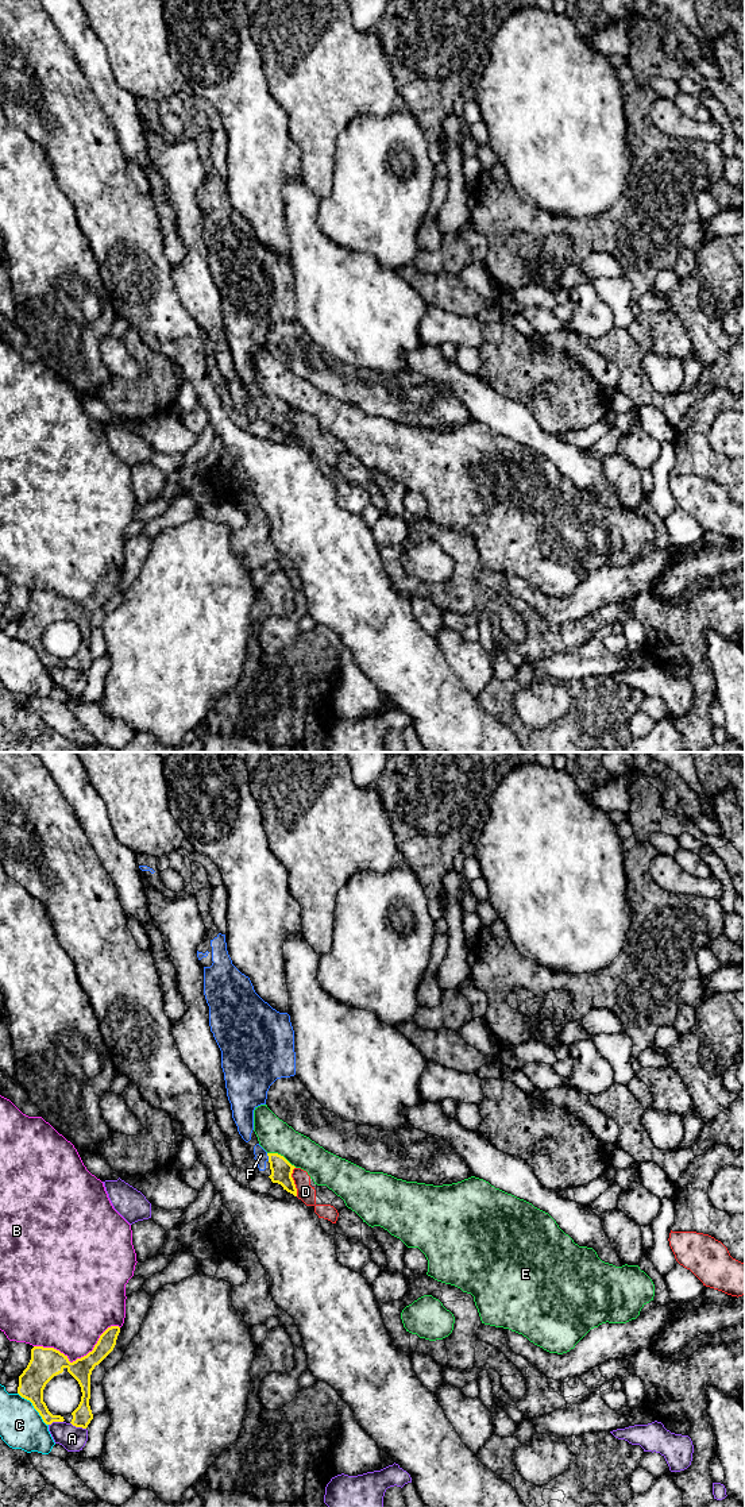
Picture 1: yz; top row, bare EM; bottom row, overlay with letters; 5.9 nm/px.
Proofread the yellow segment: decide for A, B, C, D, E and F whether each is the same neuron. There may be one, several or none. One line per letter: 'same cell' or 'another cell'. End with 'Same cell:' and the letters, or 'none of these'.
A: another cell
B: another cell
C: another cell
D: another cell
E: another cell
F: same cell
Same cell: F

